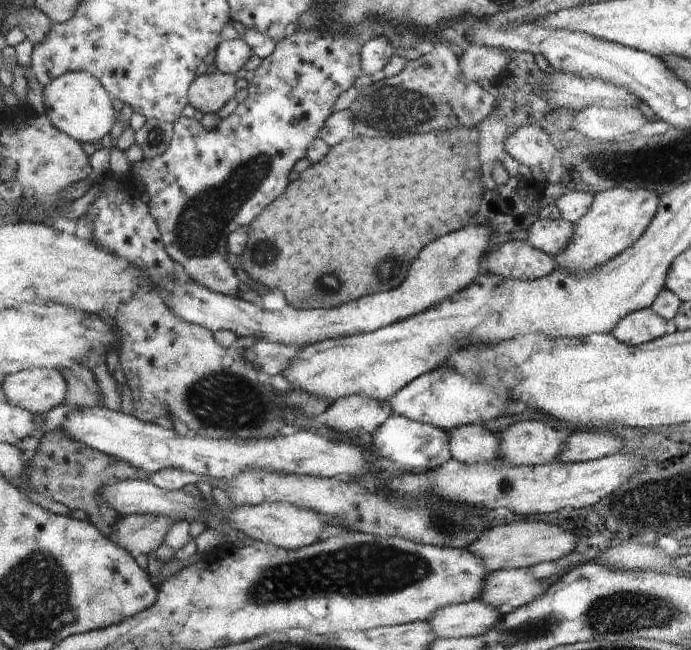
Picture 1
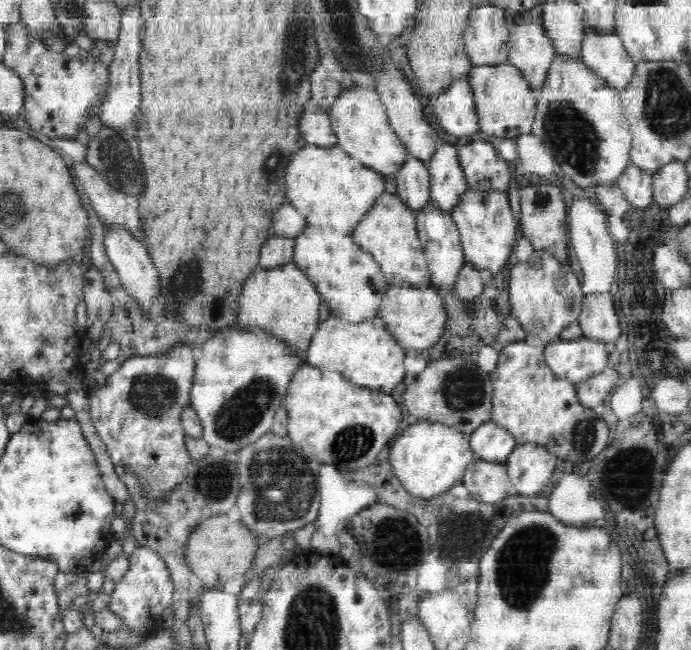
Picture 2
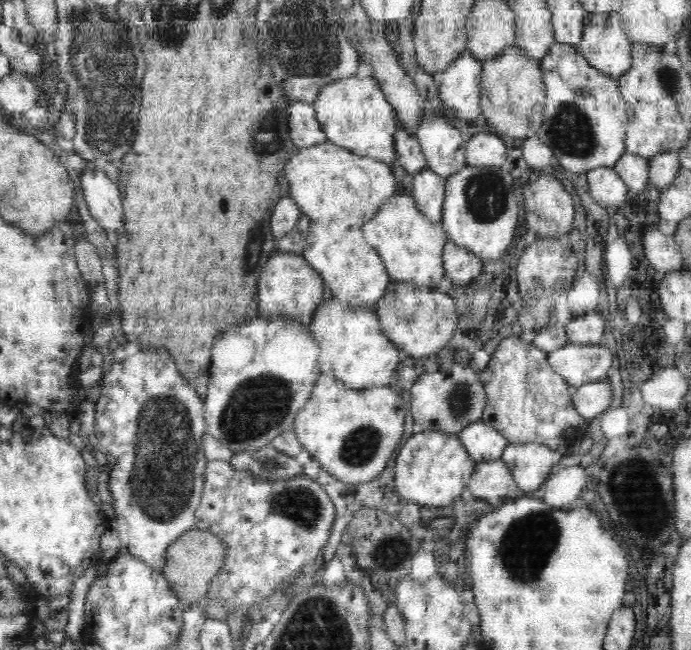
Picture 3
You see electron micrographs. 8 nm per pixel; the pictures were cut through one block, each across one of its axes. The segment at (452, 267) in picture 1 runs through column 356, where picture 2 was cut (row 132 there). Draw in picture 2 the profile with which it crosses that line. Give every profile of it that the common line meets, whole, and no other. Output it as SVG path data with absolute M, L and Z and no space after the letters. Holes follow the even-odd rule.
M312 104L307 105L299 120L299 132L308 145L331 147L337 144L335 133L331 130L329 114L326 110Z

